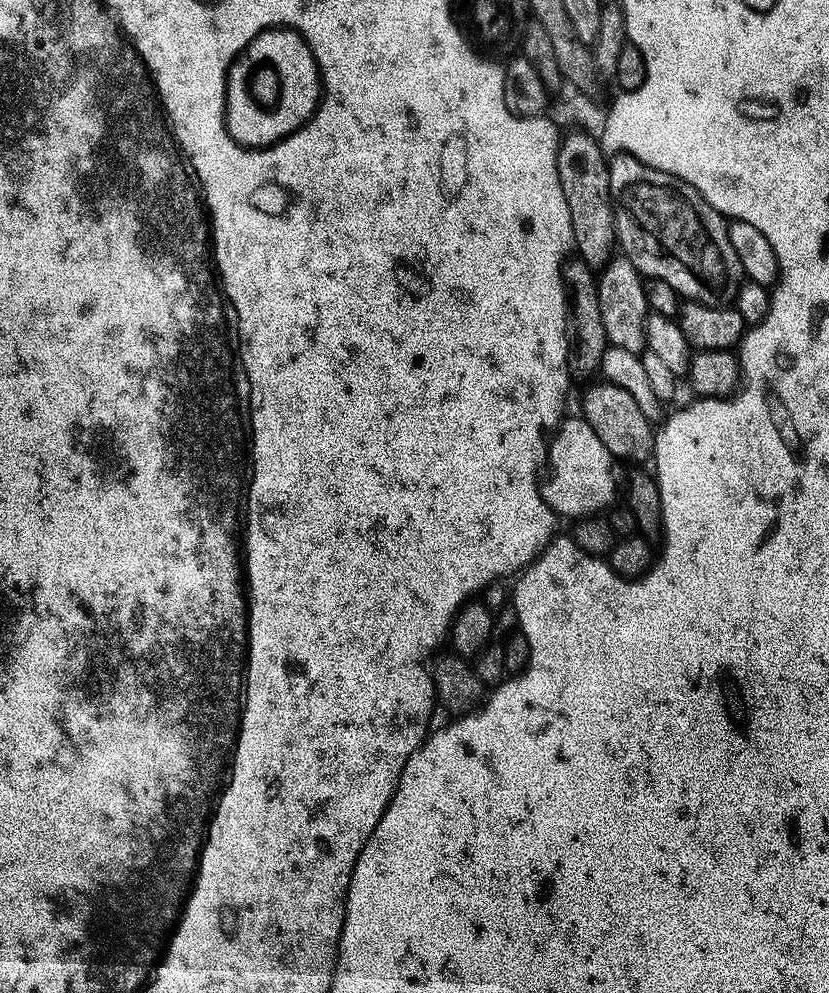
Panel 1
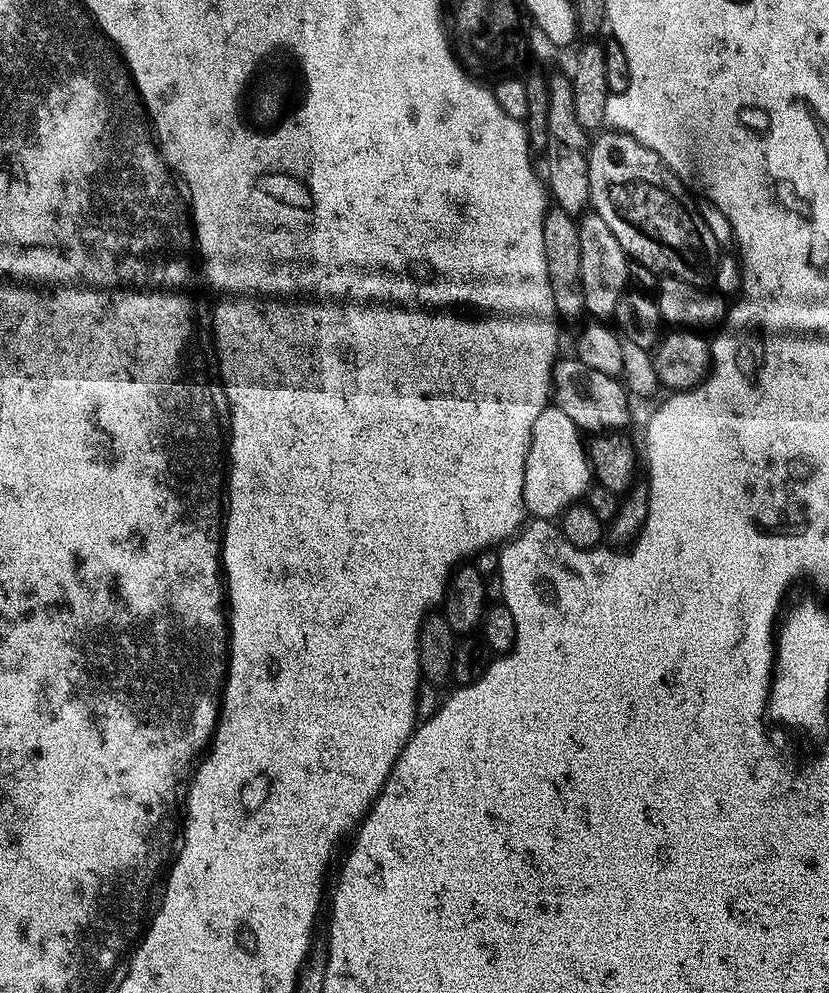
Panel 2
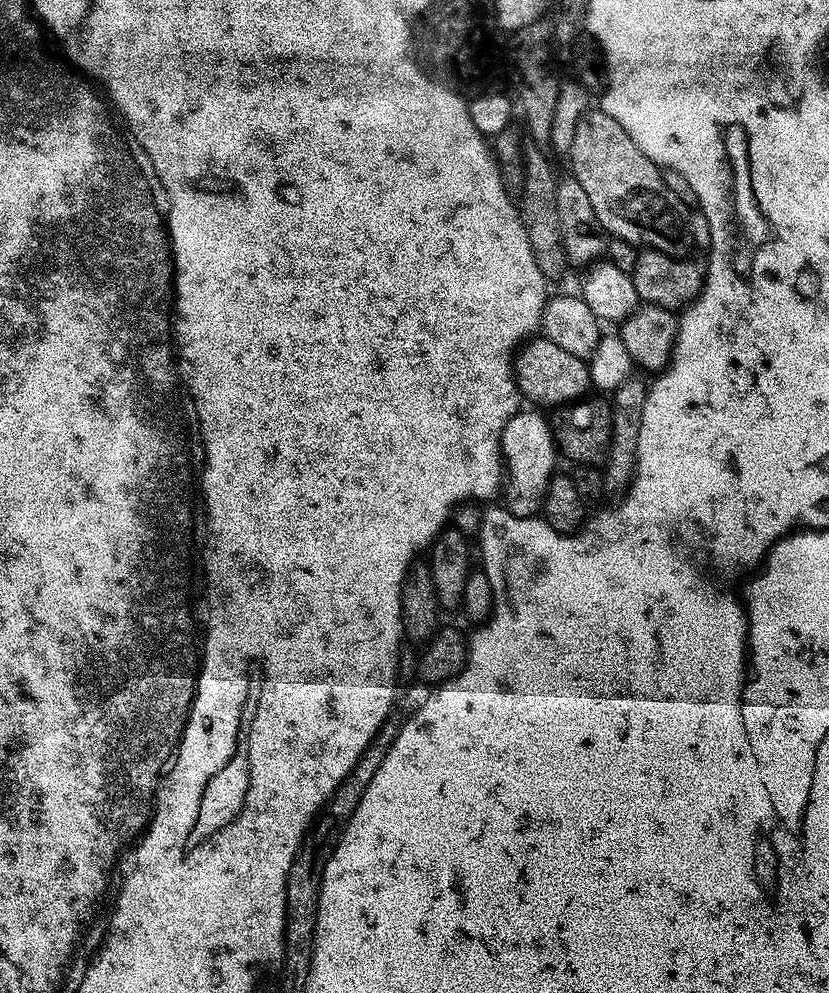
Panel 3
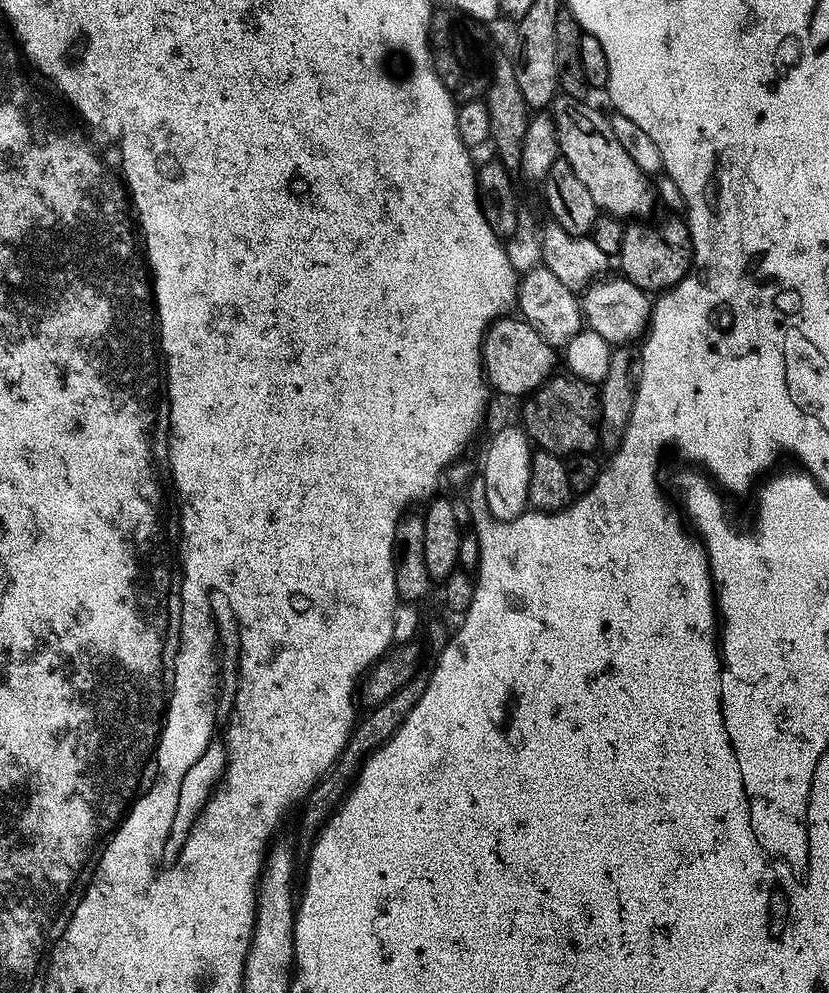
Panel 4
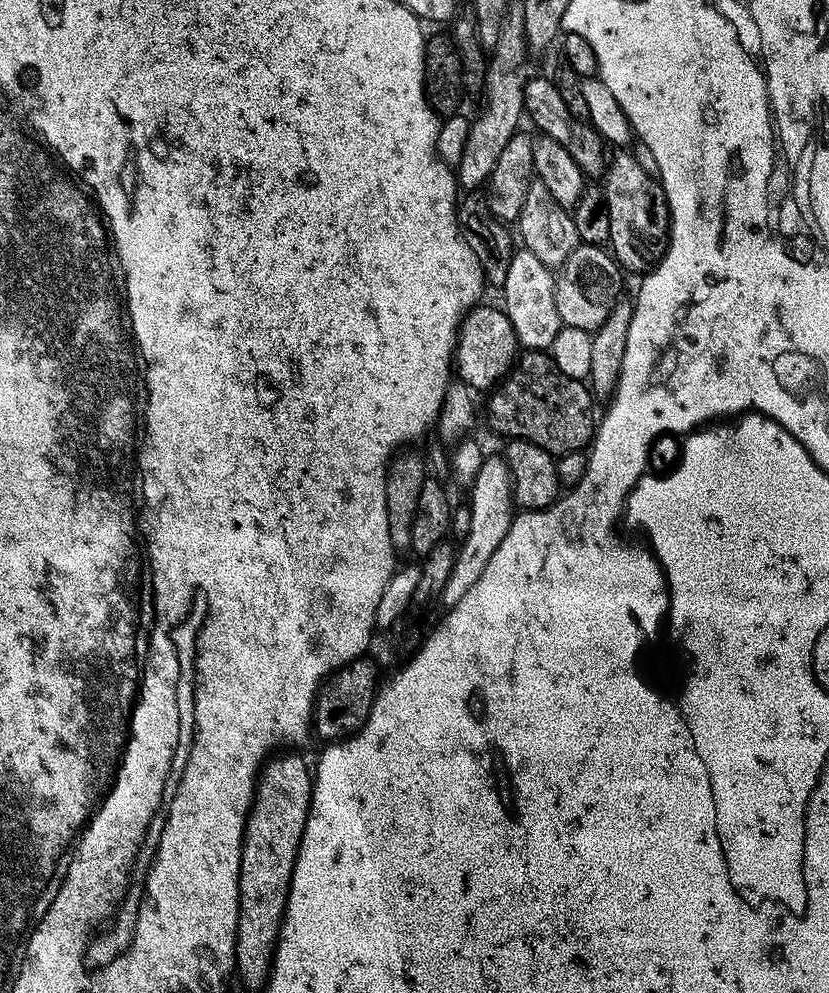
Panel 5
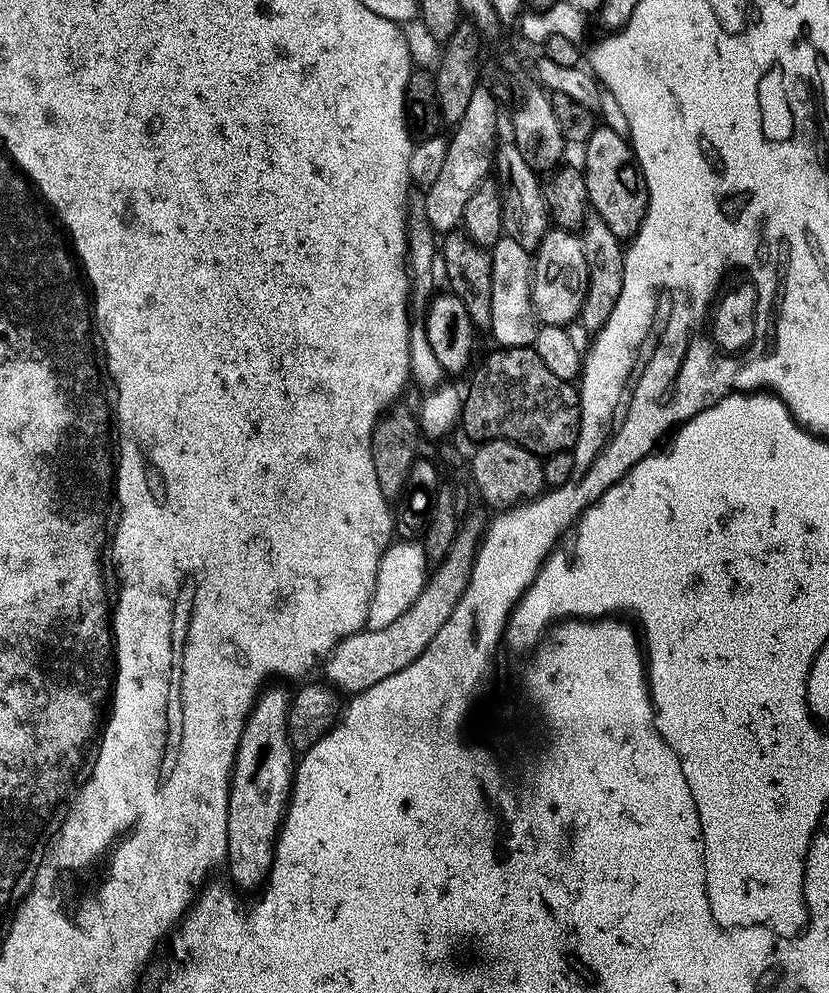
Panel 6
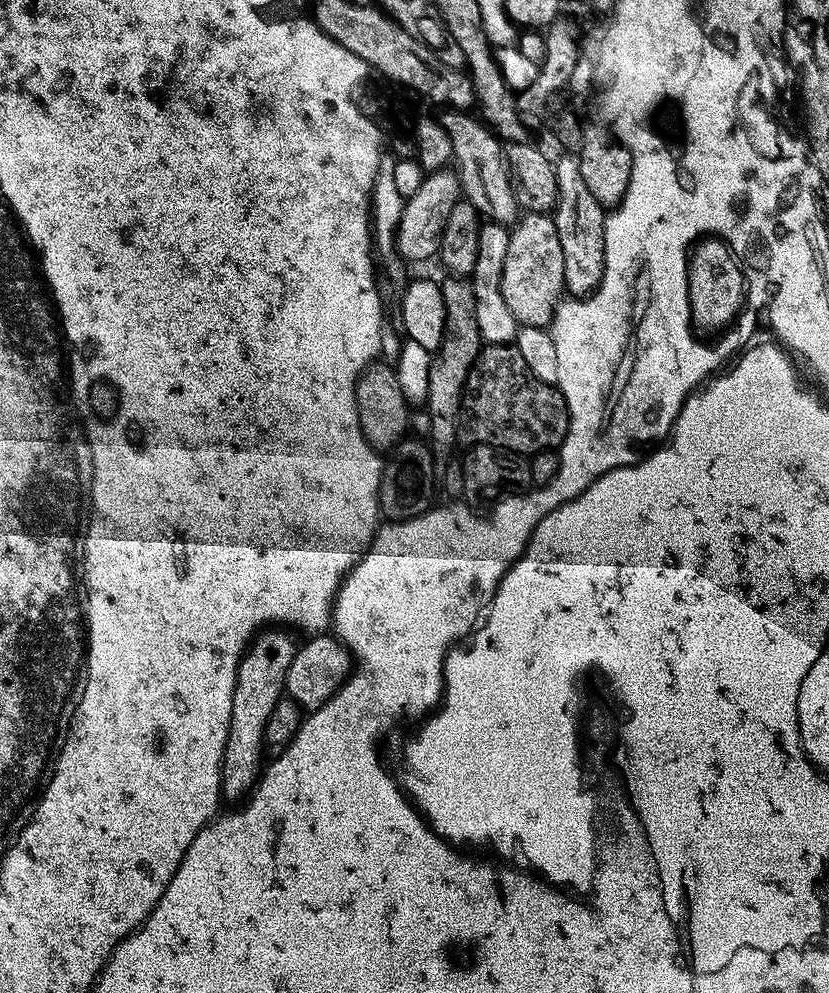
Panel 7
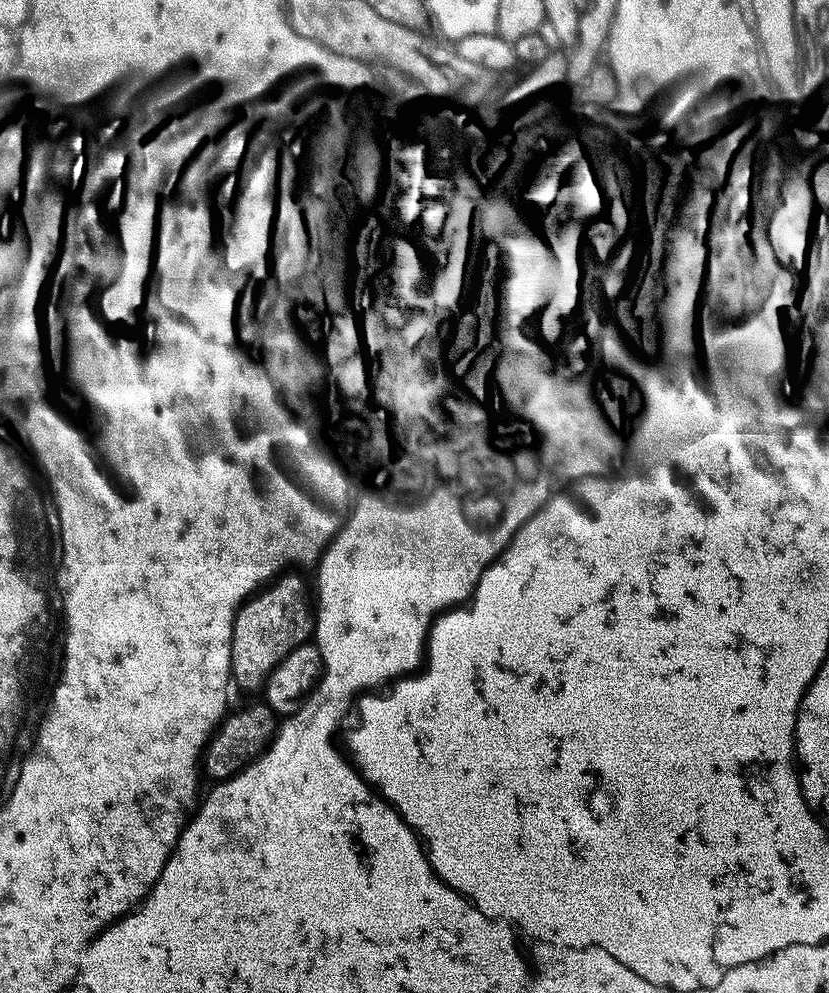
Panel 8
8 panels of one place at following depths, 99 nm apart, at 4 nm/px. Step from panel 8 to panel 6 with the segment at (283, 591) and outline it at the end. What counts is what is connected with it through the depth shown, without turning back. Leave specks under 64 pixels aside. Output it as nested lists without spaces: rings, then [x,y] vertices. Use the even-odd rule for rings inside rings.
[[[272,688],[266,692],[257,699],[244,724],[232,767],[232,783],[228,785],[226,869],[232,875],[231,883],[237,889],[259,889],[267,881],[272,860],[278,854],[276,838],[292,799],[292,781],[298,763],[297,753],[293,751],[288,737],[290,692],[284,688]]]

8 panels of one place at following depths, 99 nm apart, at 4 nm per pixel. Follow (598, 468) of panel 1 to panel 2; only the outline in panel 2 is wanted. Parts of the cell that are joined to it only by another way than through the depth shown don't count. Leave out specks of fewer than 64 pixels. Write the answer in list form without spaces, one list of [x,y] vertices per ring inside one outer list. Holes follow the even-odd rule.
[[[549,406],[534,418],[529,432],[528,453],[524,455],[522,498],[524,510],[529,517],[552,520],[564,509],[577,503],[593,483],[592,466],[588,462],[585,441],[574,422],[555,406]]]

